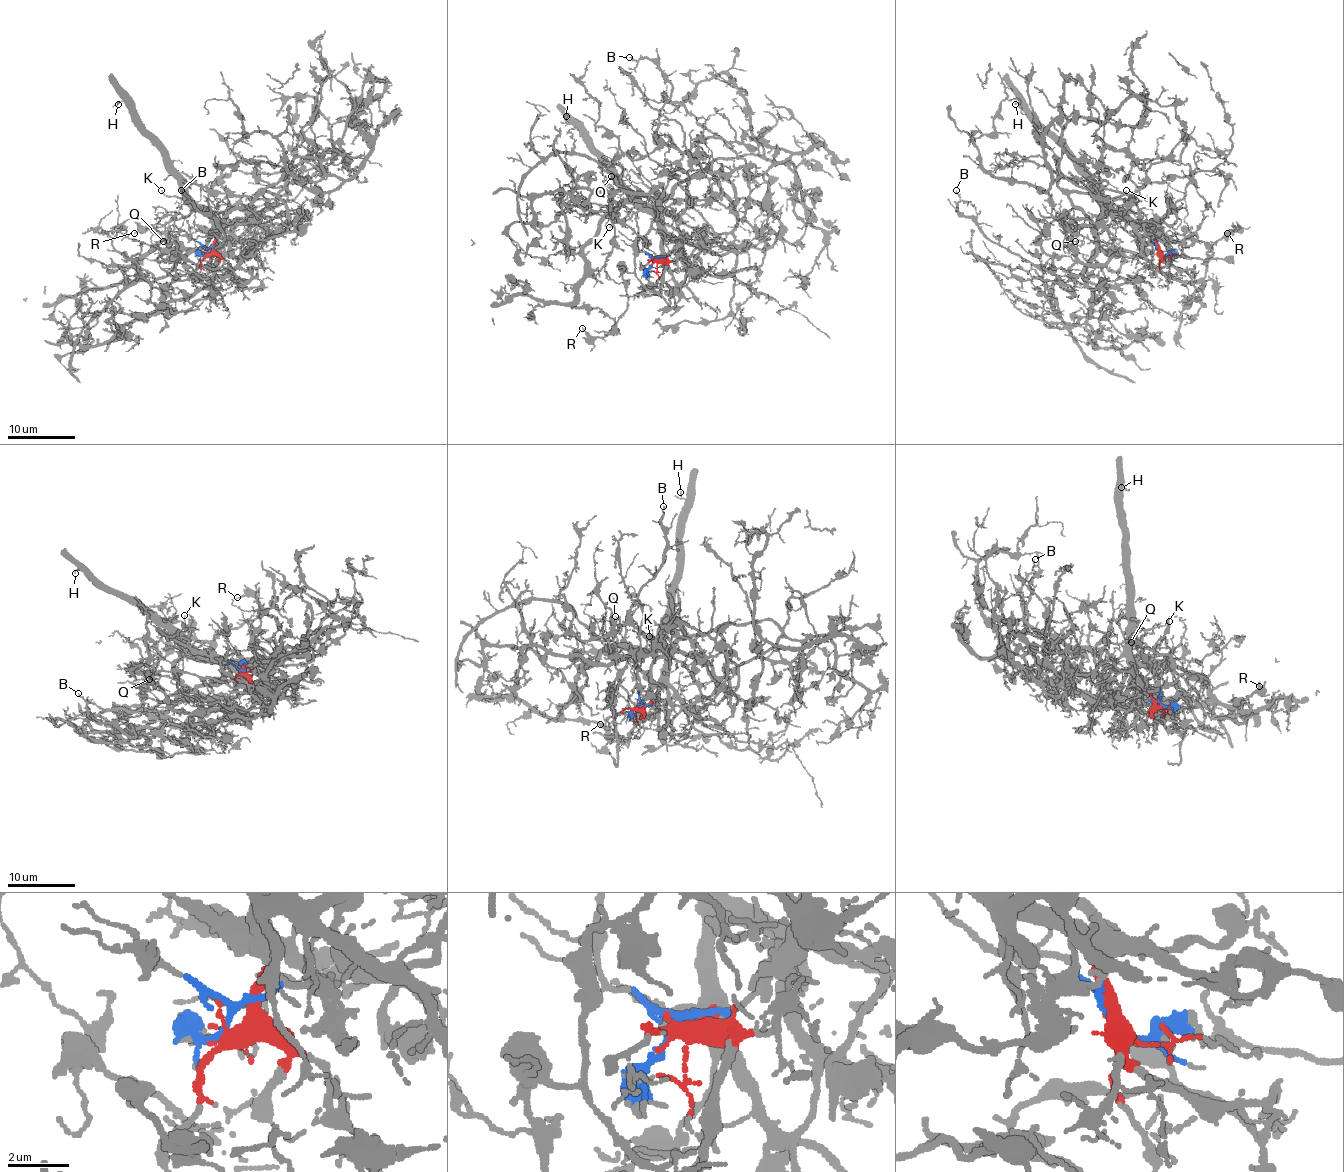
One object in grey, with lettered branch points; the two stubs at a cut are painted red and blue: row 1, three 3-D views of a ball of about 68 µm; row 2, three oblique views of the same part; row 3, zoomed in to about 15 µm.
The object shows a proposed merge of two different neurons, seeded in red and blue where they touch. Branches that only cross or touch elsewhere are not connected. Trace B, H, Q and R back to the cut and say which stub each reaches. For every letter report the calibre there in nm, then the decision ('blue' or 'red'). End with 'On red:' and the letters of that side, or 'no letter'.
B: 130 nm | blue
H: 120 nm | red
Q: 80 nm | blue
R: 140 nm | blue
On red: H

